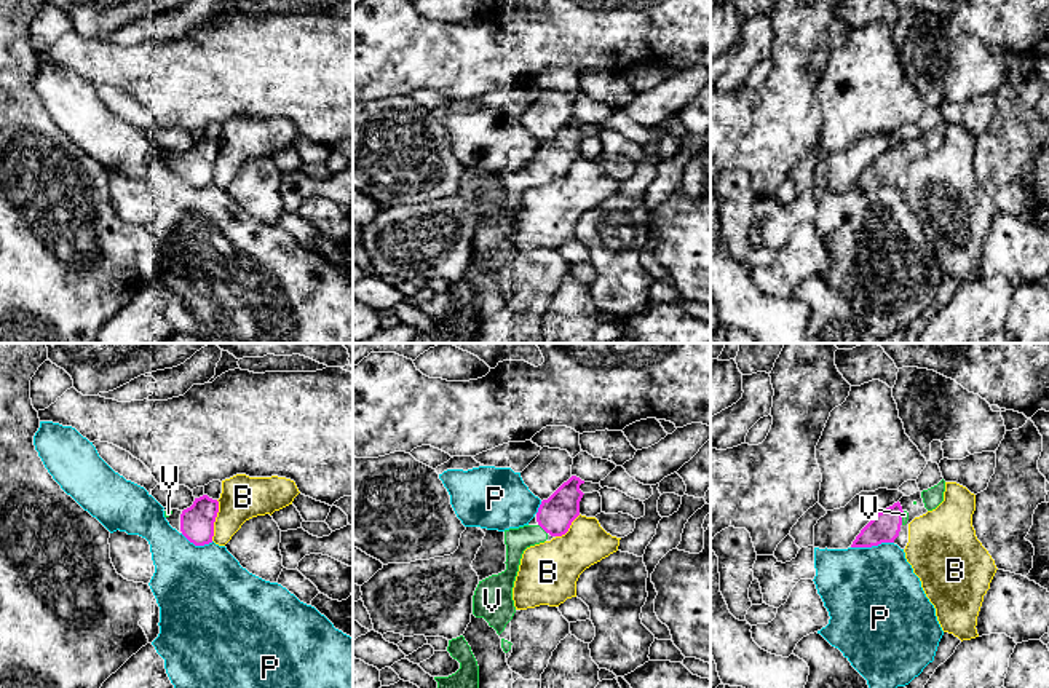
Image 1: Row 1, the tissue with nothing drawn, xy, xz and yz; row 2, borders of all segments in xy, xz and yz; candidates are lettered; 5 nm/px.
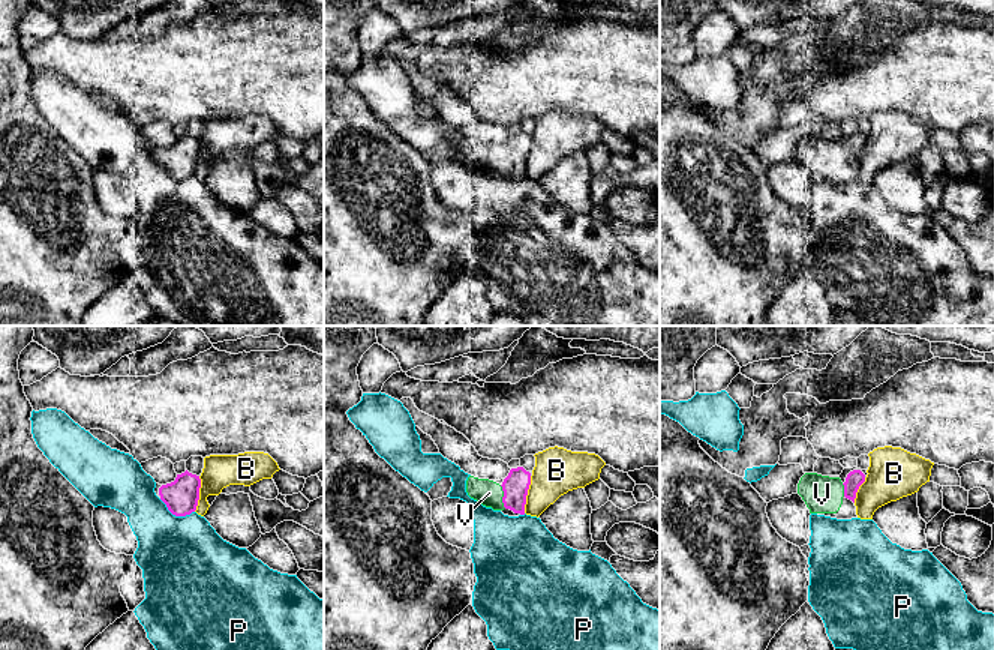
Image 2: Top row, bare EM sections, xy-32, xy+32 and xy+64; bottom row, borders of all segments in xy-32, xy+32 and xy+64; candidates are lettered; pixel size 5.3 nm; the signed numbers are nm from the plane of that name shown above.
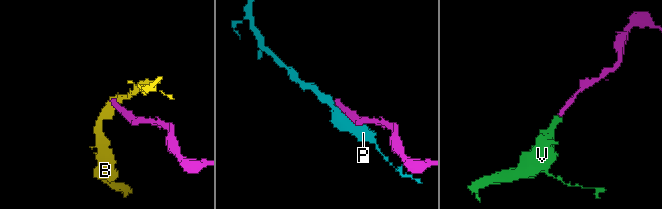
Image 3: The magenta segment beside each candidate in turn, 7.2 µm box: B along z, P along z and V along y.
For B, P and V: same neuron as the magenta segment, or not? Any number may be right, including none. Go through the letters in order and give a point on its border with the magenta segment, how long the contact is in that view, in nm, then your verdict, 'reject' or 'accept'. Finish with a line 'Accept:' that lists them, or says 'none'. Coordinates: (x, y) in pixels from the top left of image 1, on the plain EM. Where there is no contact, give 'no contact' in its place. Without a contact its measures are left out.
B: xy (214, 163) | 220 nm | reject
P: yz (872, 187) | 220 nm | reject
V: xz (542, 170) | 70 nm | accept
Accept: V

